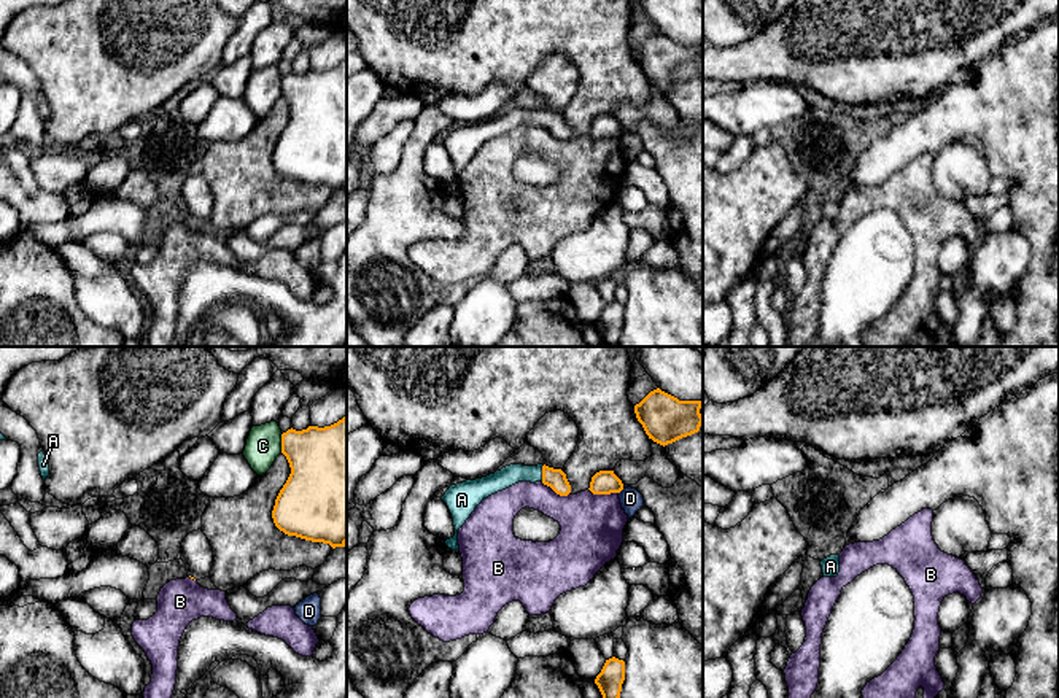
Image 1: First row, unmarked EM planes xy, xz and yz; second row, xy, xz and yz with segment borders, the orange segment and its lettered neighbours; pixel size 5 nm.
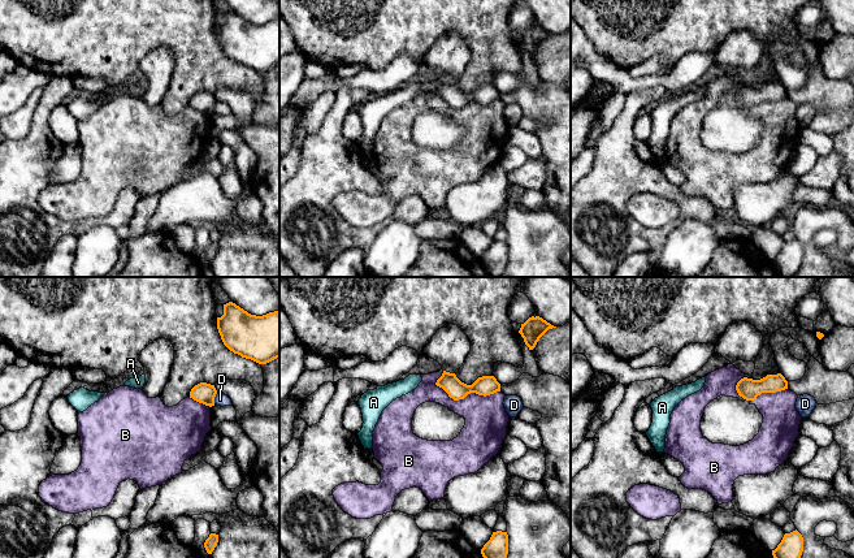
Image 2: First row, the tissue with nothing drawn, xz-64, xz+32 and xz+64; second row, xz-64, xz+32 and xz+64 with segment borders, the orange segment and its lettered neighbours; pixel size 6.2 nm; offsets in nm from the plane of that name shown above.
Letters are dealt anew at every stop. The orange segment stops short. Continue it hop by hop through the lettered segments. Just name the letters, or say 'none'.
A

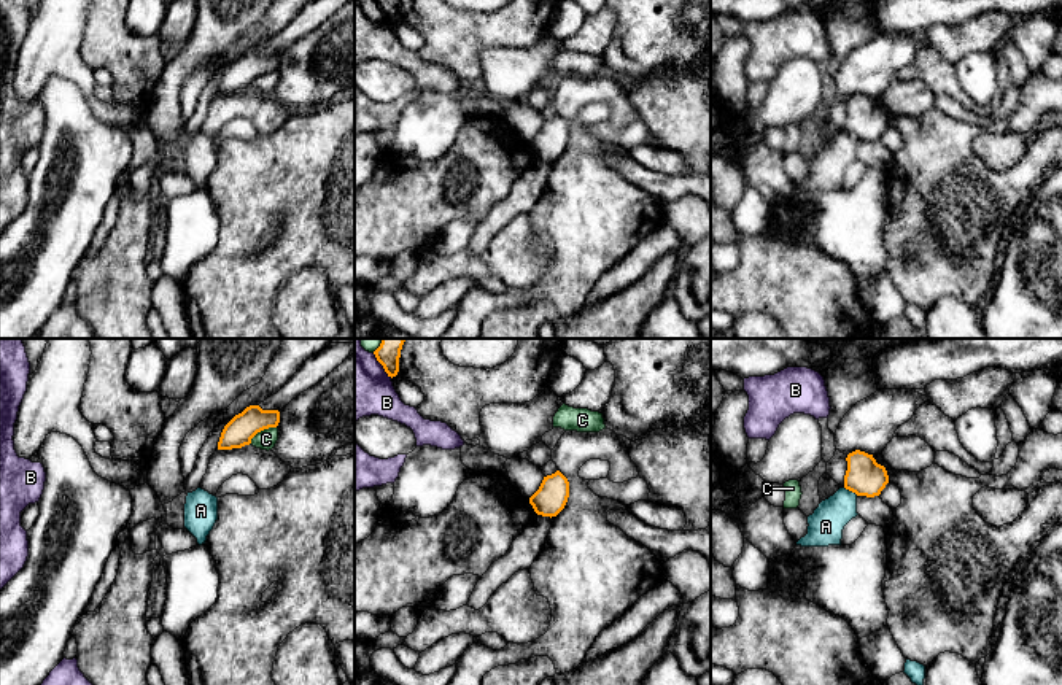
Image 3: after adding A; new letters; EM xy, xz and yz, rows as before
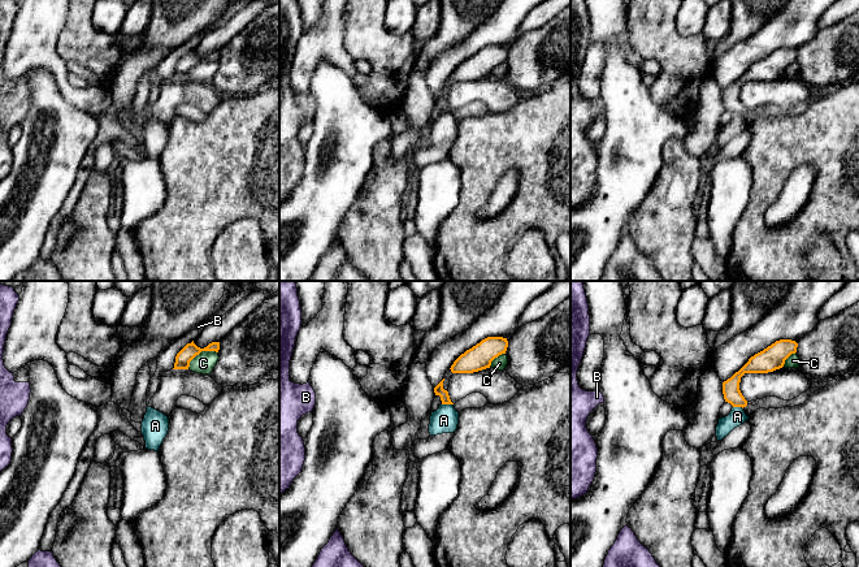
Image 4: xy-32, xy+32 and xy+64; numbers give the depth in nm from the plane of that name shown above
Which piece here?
none

